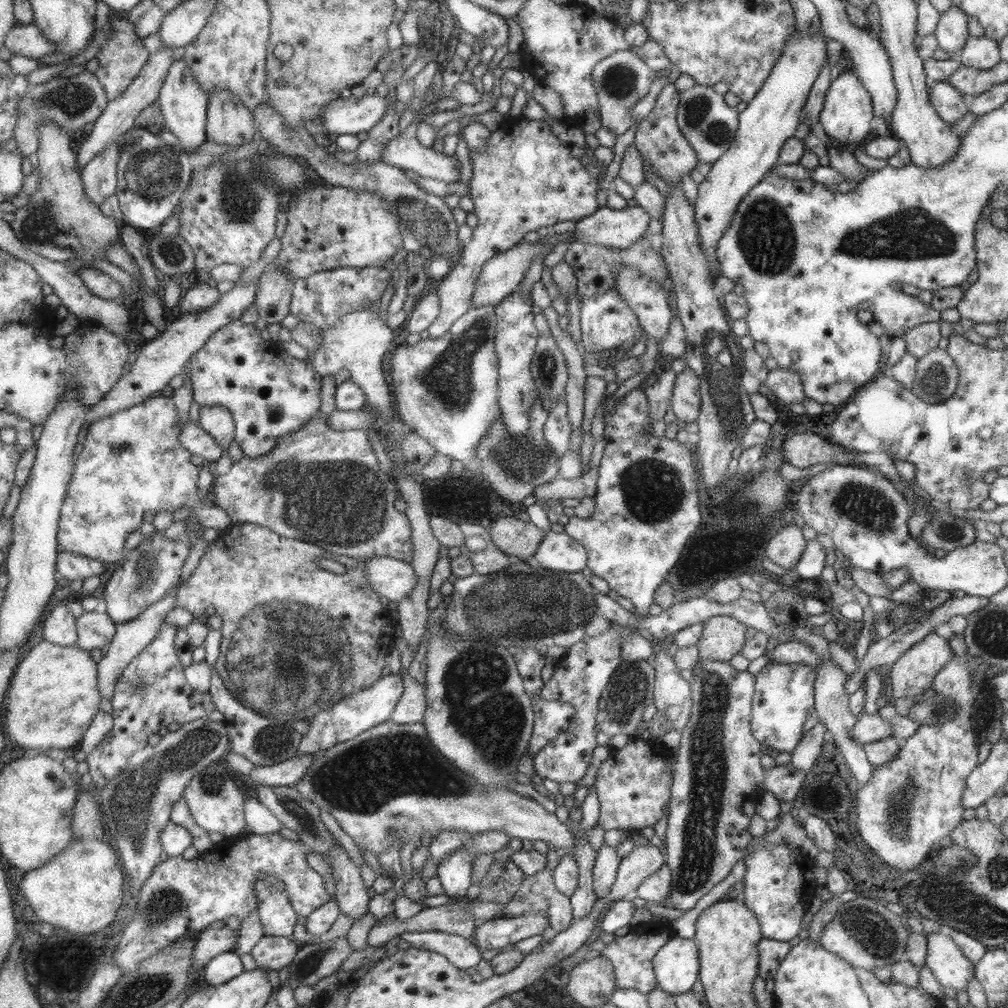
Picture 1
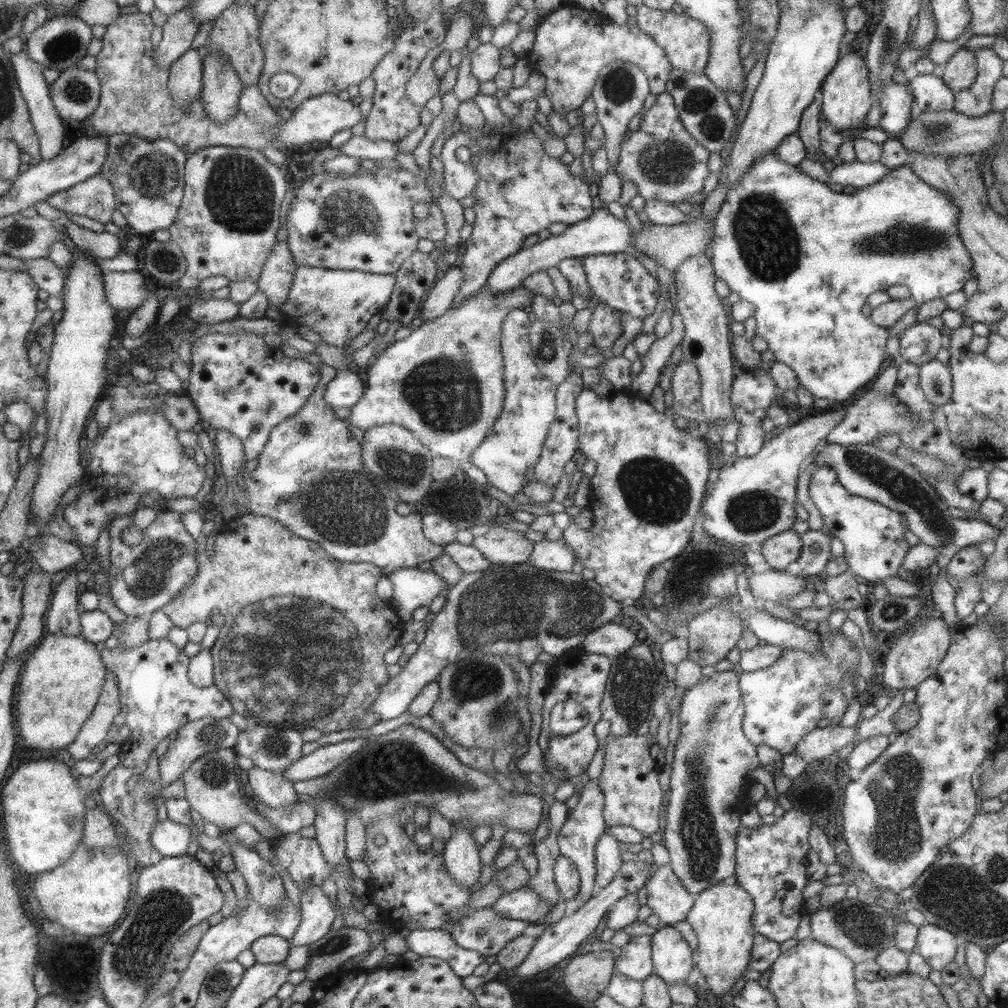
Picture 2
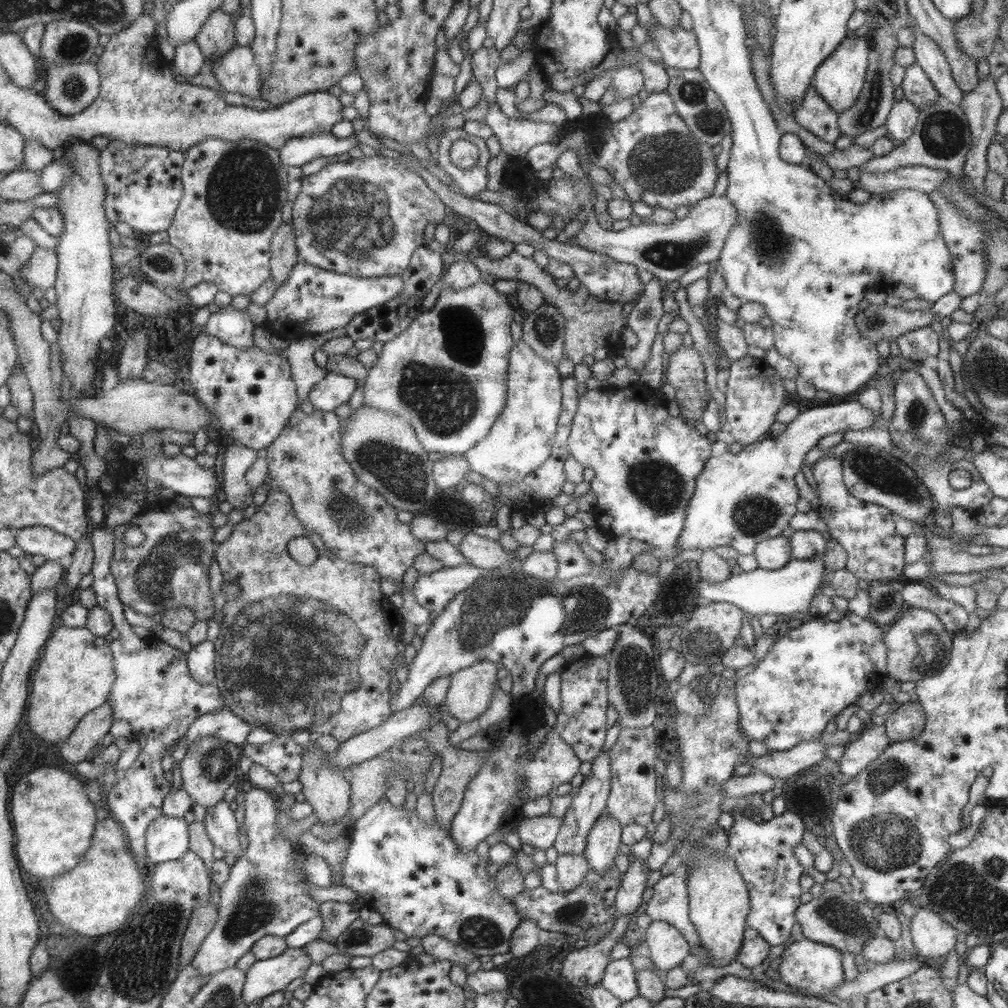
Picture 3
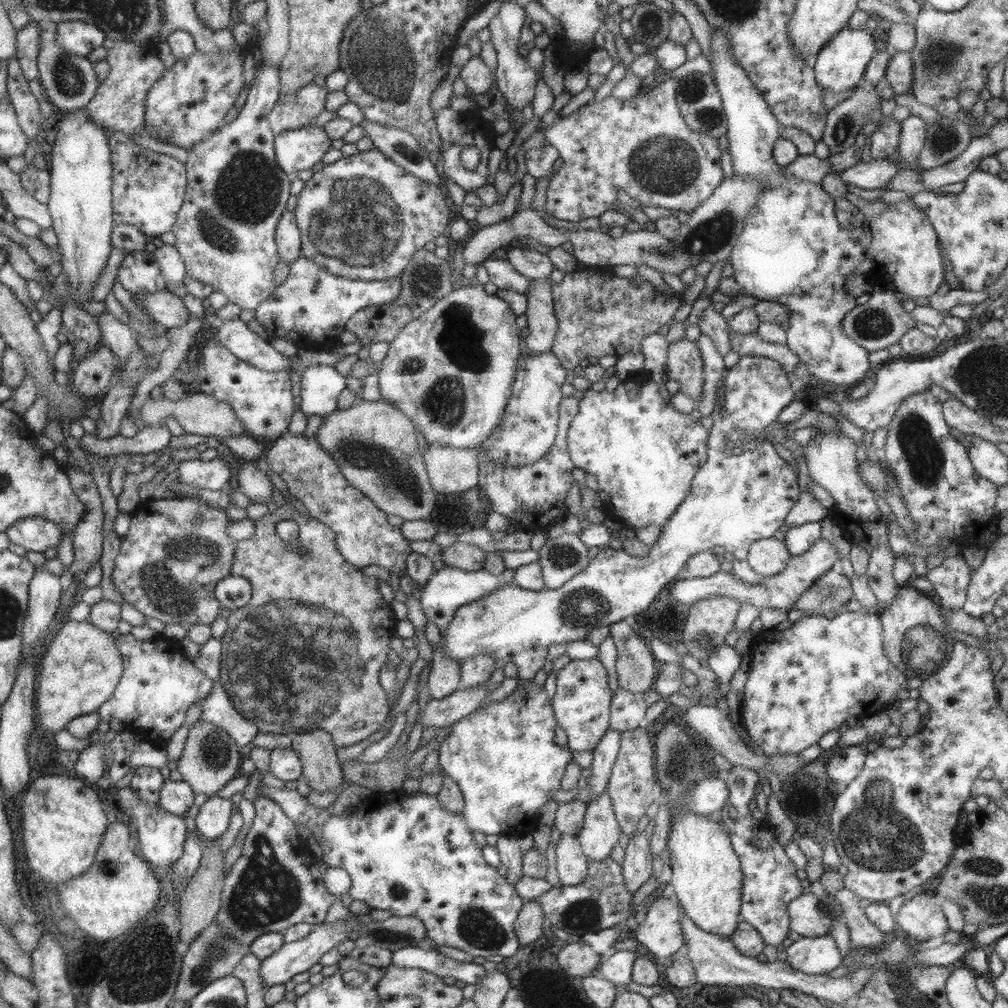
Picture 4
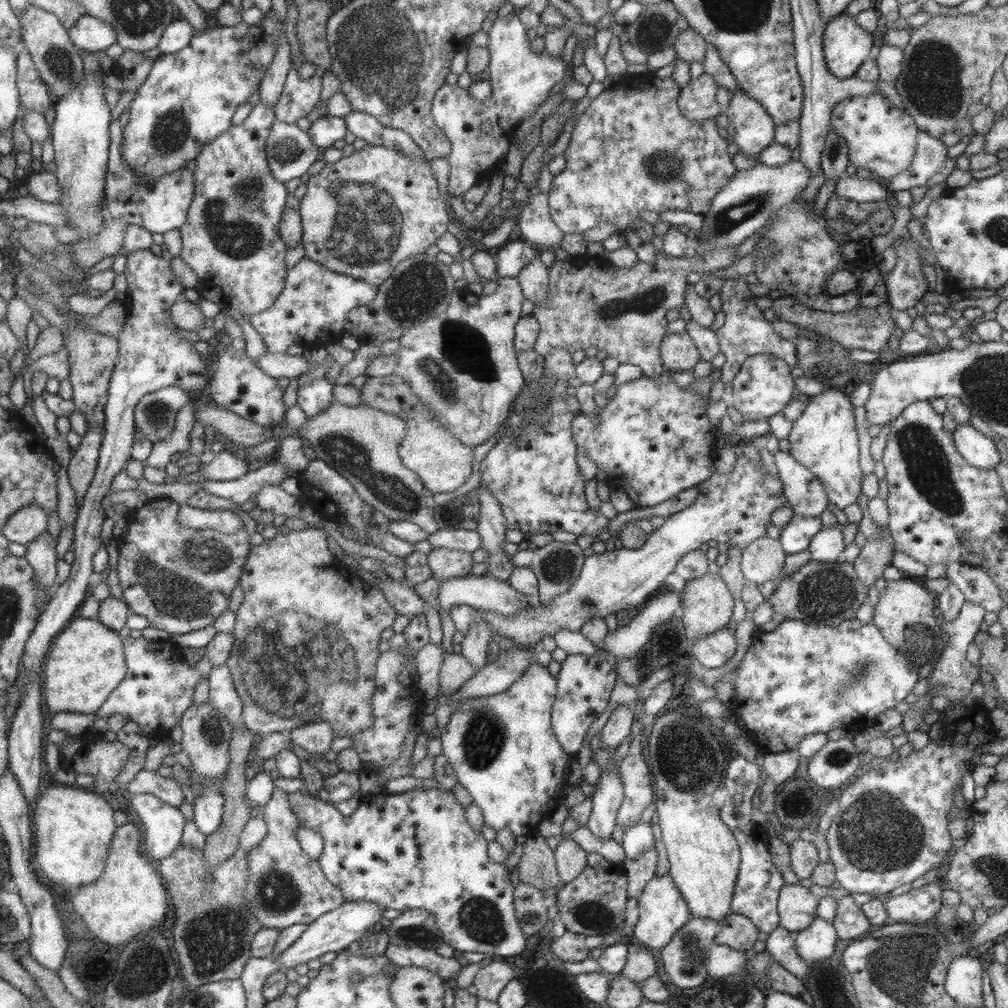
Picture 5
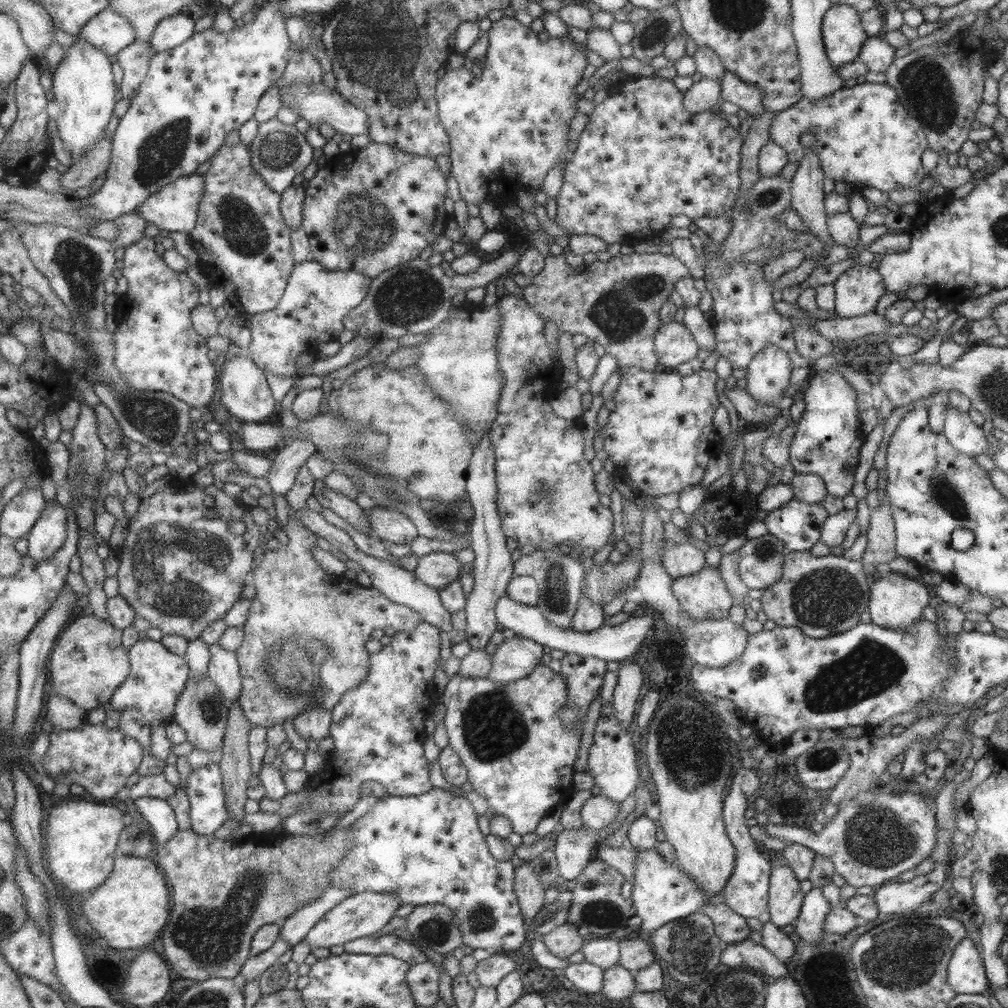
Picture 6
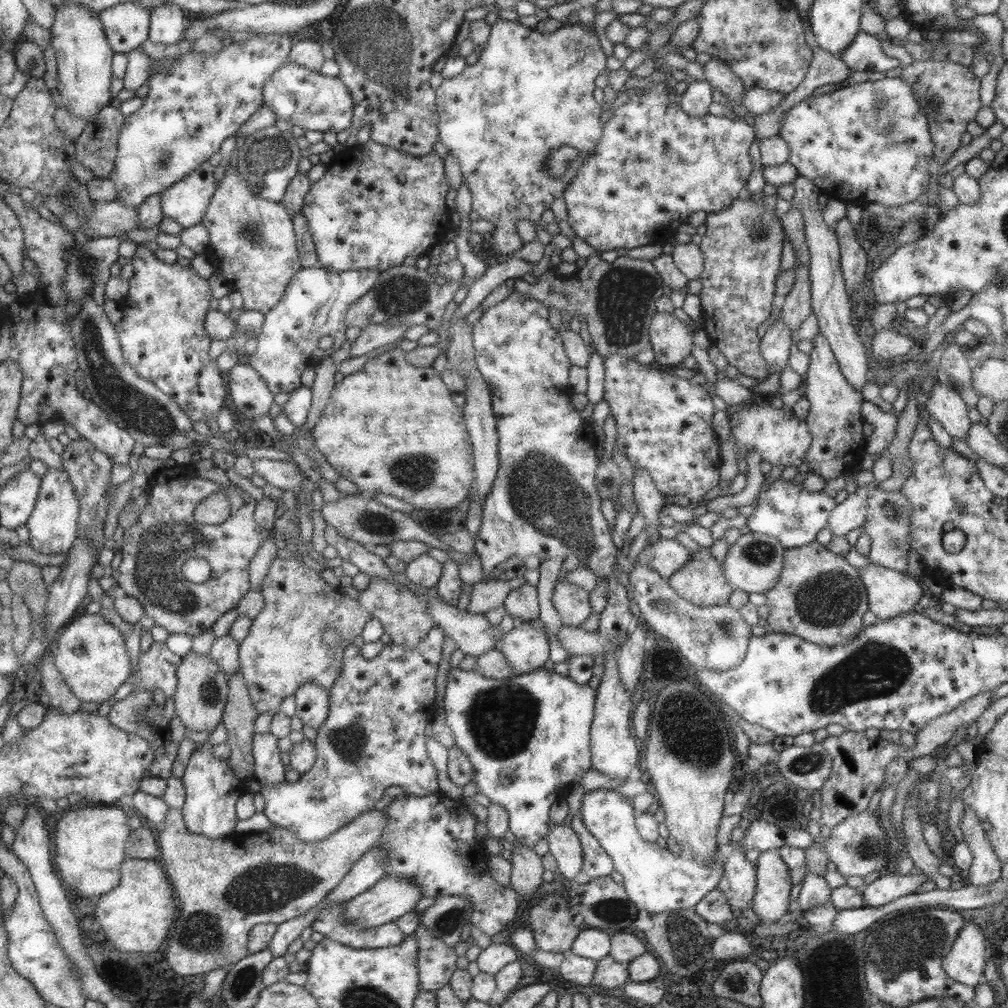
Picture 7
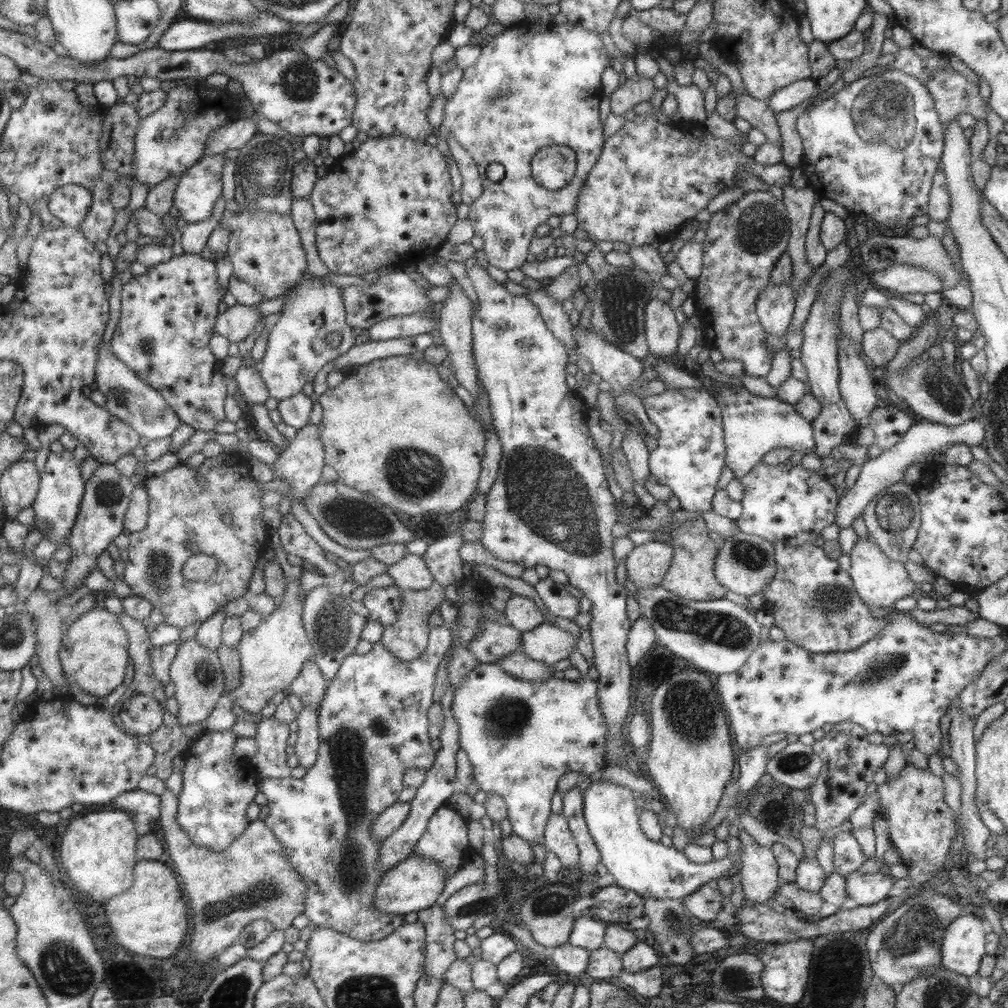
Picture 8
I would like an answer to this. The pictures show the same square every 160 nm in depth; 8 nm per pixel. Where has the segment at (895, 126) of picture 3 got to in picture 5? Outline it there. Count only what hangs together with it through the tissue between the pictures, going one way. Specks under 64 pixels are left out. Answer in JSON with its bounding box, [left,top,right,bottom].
[885,130,946,192]

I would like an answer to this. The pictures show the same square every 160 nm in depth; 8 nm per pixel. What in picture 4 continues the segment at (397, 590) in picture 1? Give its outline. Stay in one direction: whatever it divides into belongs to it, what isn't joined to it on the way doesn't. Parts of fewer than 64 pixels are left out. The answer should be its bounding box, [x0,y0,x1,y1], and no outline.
[420,565,505,640]

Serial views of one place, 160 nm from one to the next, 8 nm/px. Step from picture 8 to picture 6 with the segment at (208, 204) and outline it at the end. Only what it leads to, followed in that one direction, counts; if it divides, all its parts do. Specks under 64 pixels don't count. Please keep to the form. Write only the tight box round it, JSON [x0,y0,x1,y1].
[135,173,204,232]

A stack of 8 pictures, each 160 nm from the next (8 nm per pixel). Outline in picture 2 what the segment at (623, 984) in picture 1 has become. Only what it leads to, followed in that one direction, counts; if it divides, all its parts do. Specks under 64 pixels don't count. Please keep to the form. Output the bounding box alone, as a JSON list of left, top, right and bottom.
[614,936,654,982]

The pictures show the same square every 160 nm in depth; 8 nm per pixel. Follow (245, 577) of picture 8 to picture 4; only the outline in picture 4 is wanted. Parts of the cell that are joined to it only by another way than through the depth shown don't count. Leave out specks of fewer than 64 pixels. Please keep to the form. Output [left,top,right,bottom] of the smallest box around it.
[110,496,235,629]

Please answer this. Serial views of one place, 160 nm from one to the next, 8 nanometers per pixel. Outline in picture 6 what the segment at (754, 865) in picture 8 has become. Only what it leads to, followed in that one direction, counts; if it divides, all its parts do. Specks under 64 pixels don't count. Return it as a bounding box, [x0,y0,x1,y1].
[767,856,805,927]

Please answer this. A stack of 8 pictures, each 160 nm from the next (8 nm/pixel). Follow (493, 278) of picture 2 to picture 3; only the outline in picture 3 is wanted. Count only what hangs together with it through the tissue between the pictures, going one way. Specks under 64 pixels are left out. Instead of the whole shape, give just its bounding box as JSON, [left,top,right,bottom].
[622,277,664,368]

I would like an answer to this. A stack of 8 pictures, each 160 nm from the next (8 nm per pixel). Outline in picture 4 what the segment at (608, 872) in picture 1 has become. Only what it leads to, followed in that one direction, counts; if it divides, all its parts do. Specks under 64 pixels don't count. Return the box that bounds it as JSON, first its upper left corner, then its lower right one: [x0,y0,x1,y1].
[575,788,621,861]

